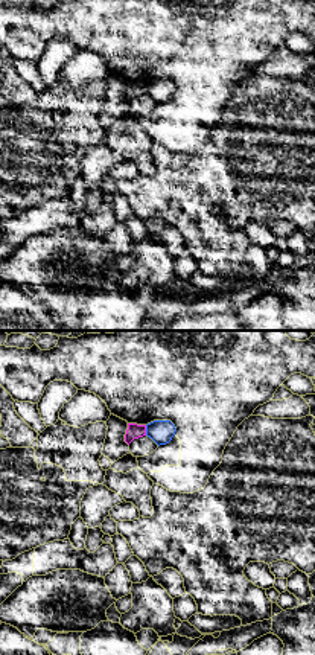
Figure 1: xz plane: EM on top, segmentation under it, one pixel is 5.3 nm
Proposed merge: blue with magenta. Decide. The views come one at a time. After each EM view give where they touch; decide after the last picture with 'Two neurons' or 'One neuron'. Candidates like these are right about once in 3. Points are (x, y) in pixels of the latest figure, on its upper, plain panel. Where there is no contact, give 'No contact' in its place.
Touches blue at (146, 89)

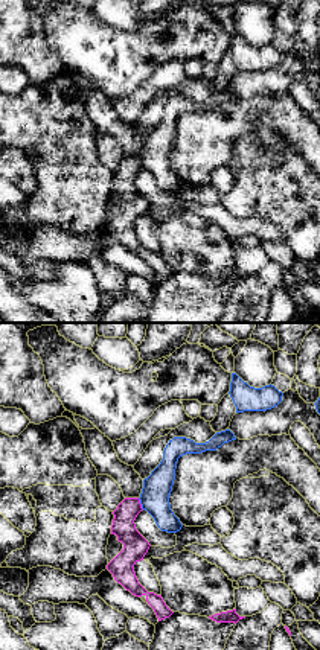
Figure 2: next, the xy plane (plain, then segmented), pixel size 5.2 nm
Touches blue at (140, 162)

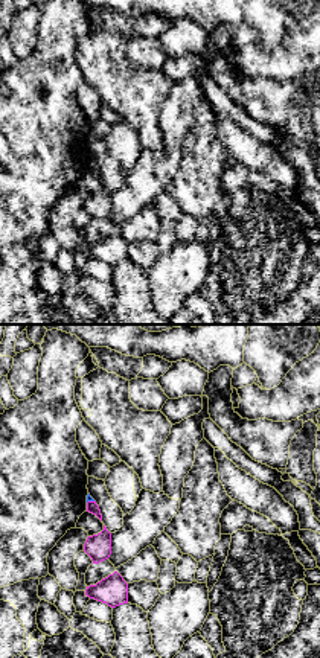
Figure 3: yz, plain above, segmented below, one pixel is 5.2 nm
Touches blue at (90, 159)

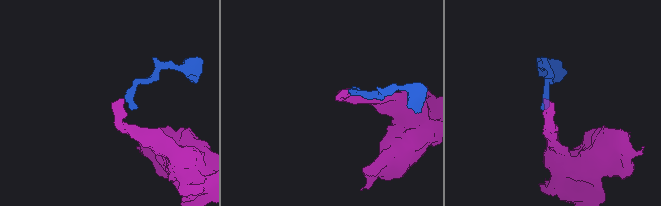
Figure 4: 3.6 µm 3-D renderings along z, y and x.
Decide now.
Two neurons

